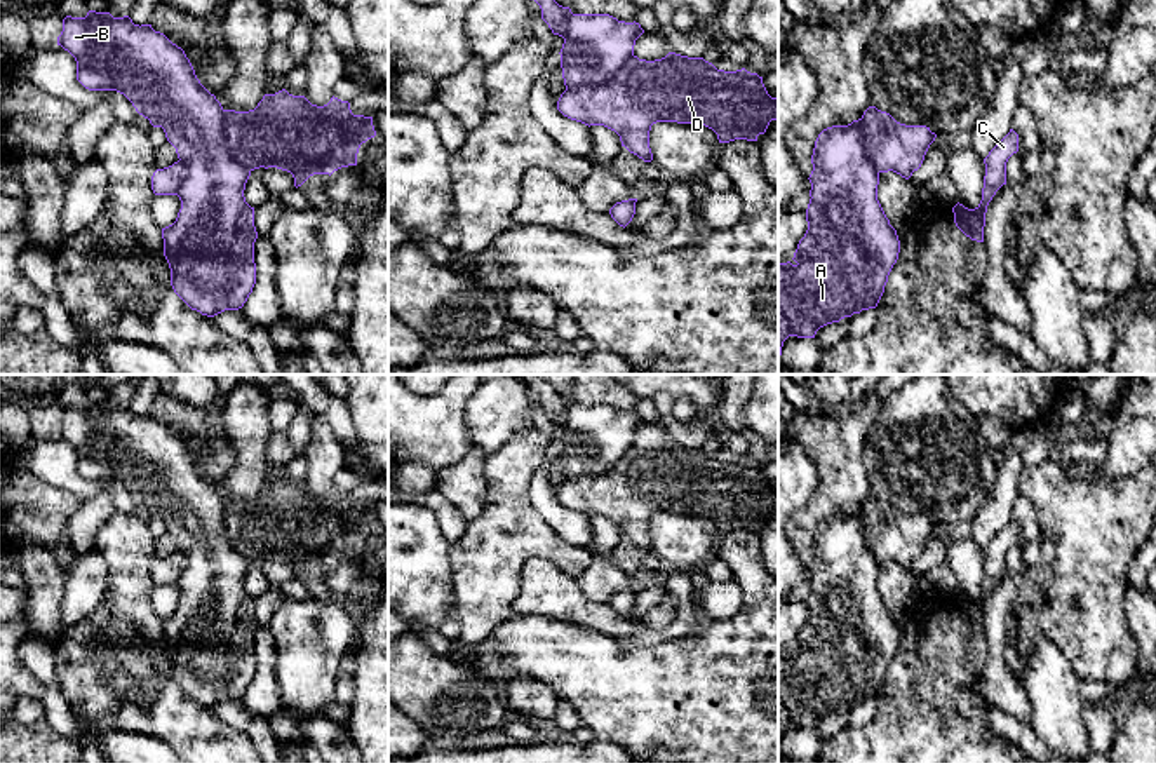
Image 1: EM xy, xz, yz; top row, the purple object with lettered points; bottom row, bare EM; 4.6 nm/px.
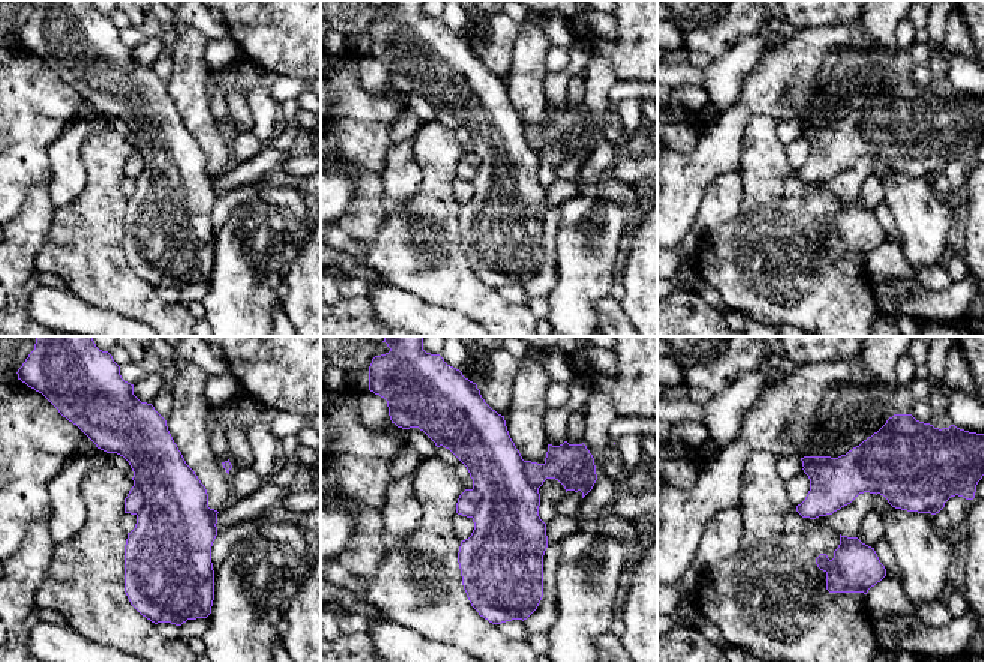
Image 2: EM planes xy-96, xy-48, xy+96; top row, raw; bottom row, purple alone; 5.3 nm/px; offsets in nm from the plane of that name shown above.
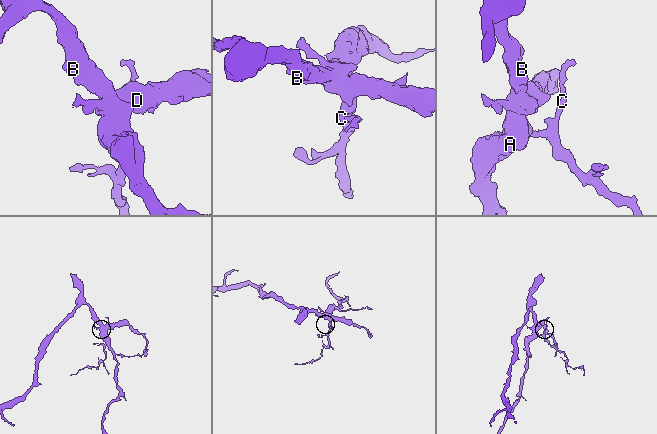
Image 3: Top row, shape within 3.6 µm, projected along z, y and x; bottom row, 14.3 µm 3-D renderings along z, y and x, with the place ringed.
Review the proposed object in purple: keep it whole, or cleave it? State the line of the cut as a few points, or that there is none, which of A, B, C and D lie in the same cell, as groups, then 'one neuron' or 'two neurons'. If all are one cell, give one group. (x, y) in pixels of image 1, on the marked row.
xz (632, 54), (604, 82), (577, 84), (566, 89) | A B C / D | two neurons

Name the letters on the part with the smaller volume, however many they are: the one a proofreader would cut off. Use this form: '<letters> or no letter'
D

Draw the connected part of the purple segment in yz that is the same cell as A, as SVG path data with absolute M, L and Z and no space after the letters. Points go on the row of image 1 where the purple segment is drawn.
M860 118L848 125L823 129L815 141L811 164L808 230L794 253L796 263L778 263L778 359L789 336L815 338L817 331L827 324L876 308L900 253L897 230L877 200L879 171L864 145Z

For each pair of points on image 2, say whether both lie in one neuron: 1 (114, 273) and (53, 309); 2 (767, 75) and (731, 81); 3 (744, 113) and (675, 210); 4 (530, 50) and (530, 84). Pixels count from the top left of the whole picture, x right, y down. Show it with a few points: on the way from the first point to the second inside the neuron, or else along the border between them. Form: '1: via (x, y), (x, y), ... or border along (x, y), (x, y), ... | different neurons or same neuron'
1: border along (68, 290), (89, 303), (110, 309) | different neurons
2: border along (768, 50), (744, 81), (740, 96), (728, 108) | different neurons
3: via (723, 137), (719, 147), (680, 186) | same neuron
4: via (530, 59), (530, 75) | same neuron

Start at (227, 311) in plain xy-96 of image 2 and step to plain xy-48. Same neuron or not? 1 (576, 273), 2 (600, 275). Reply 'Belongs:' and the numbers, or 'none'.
Belongs: 1, 2

